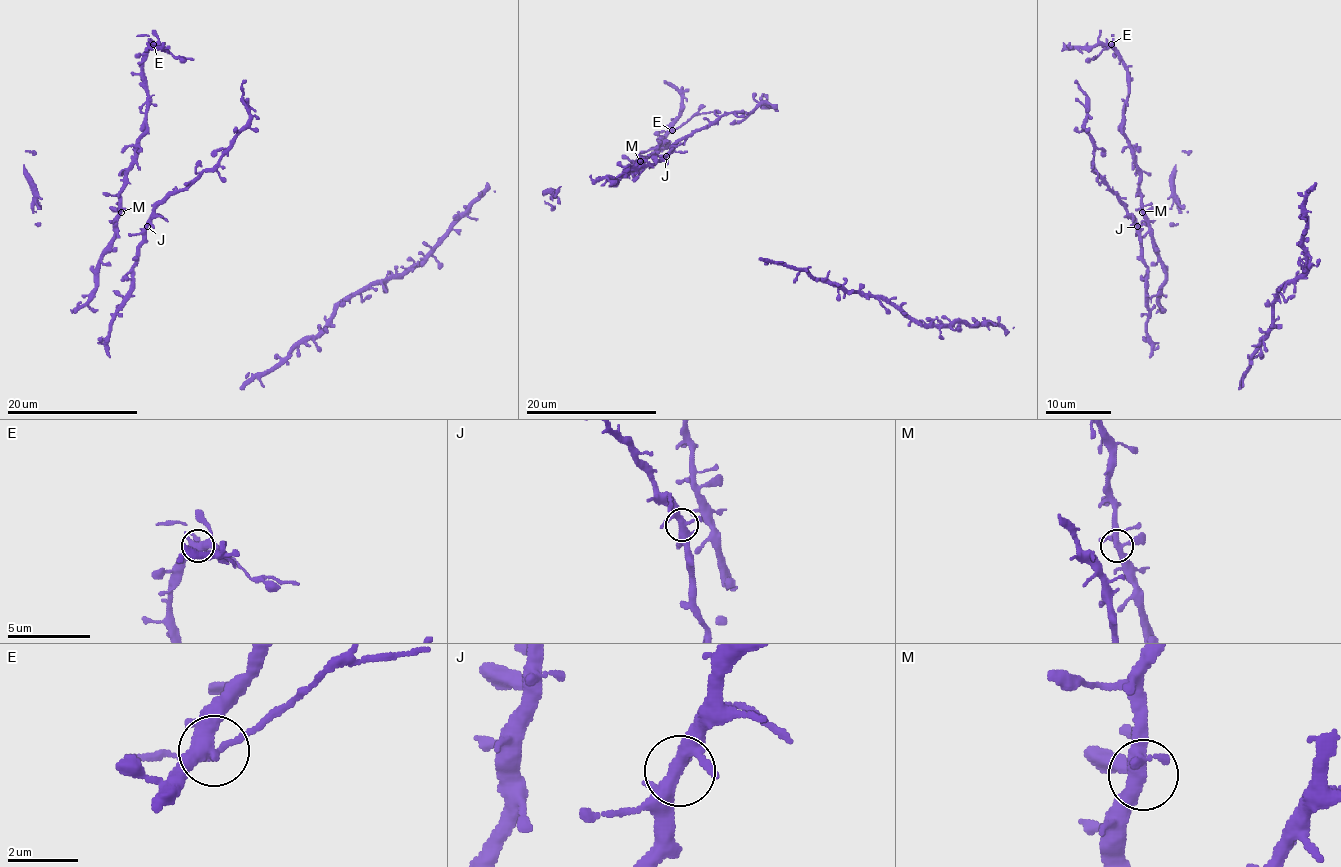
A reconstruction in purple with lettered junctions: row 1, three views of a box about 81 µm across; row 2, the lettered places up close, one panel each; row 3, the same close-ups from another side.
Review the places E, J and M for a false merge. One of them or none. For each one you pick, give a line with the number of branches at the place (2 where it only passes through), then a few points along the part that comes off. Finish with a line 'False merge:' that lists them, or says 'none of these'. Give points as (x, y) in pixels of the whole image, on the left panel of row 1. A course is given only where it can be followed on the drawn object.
E: Branches: 5. Course of the part to remove: (153, 44), (165, 48), (175, 58), (193, 59)
False merge: E

